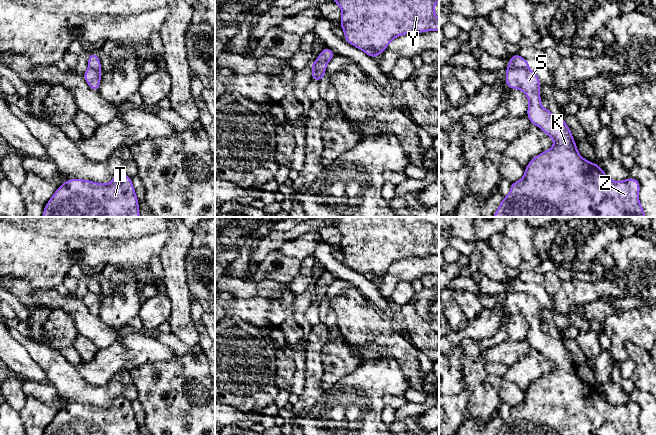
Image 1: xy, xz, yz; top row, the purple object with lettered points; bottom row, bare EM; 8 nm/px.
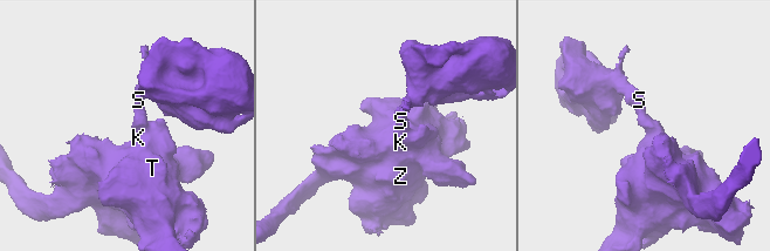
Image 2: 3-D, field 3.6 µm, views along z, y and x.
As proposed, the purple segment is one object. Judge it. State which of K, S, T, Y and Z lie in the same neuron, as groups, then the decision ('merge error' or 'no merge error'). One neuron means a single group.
groups K S T Z / Y; merge error

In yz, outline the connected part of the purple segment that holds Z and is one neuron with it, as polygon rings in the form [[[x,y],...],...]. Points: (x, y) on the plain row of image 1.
[[[507,292],[505,307],[509,313],[522,314],[528,322],[527,341],[554,364],[552,372],[533,381],[525,391],[522,403],[511,407],[510,417],[503,421],[496,435],[644,435],[639,425],[640,406],[632,401],[612,405],[597,387],[585,384],[578,376],[570,352],[563,340],[553,339],[541,329],[540,304],[536,296],[523,292]]]

